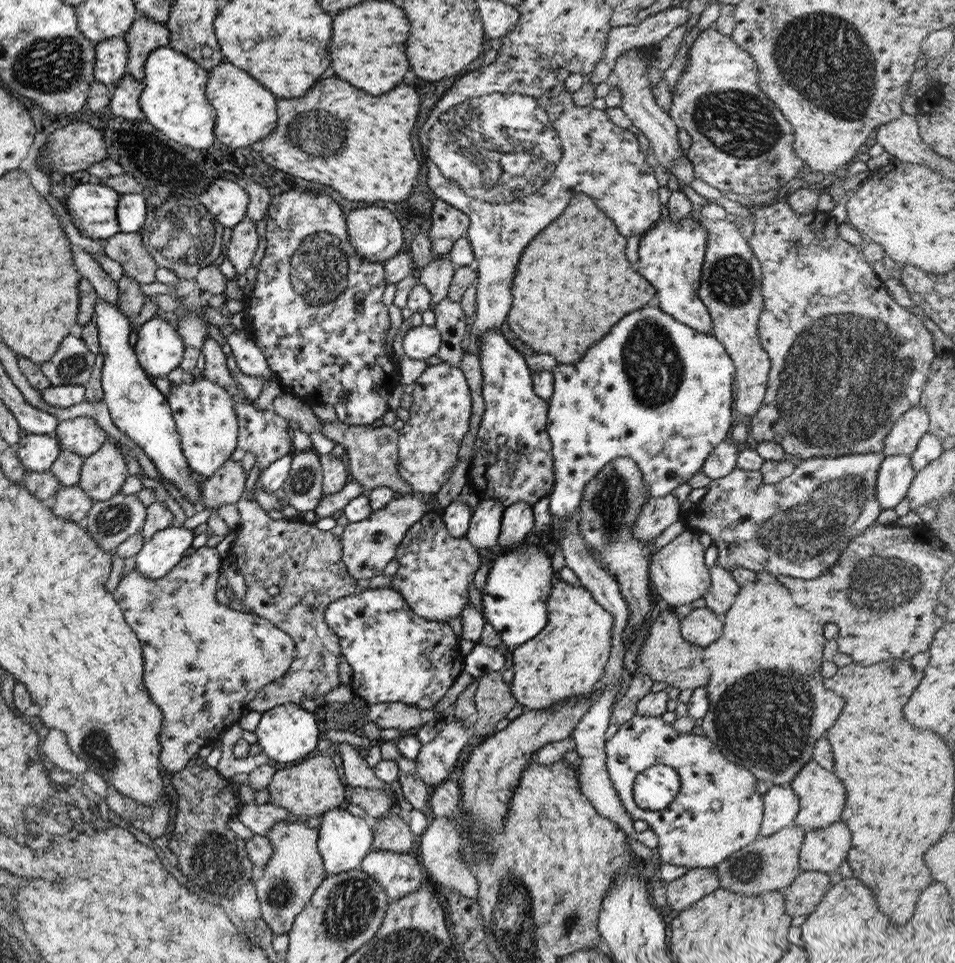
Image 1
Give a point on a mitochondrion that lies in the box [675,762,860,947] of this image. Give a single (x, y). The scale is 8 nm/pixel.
(744, 869)

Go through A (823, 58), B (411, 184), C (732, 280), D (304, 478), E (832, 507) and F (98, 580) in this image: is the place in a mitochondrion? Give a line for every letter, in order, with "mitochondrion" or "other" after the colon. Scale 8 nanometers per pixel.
A: mitochondrion
B: other
C: mitochondrion
D: mitochondrion
E: mitochondrion
F: other

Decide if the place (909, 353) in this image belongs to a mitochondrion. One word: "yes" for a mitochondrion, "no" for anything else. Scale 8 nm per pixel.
yes

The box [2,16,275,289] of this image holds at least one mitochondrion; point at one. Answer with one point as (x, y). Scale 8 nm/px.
(54, 65)

